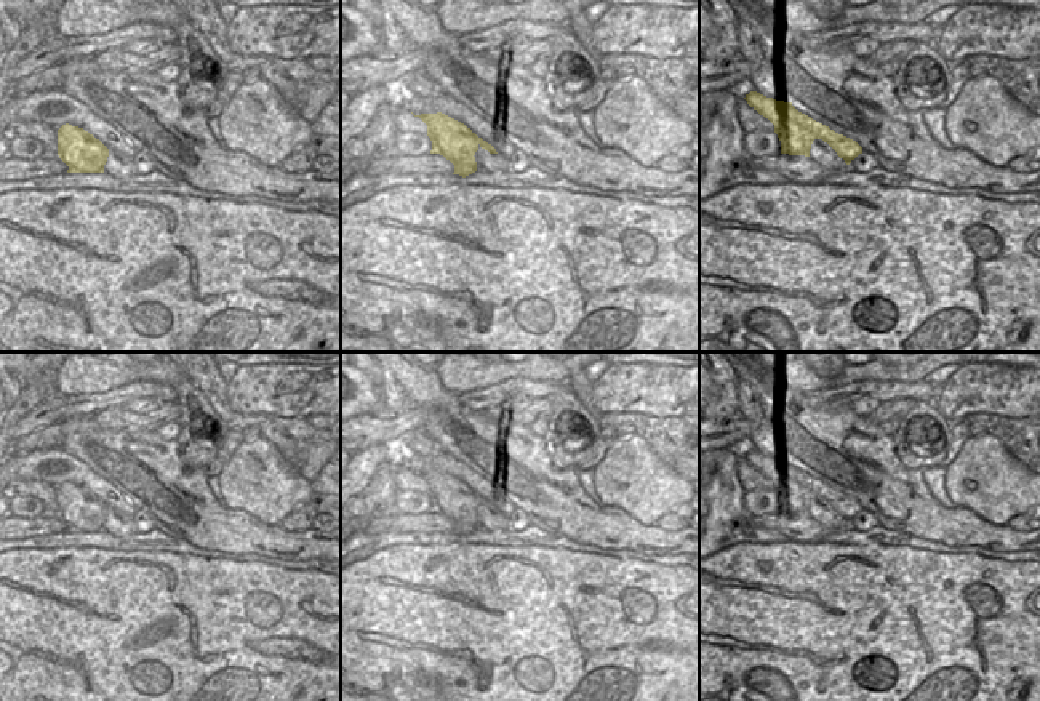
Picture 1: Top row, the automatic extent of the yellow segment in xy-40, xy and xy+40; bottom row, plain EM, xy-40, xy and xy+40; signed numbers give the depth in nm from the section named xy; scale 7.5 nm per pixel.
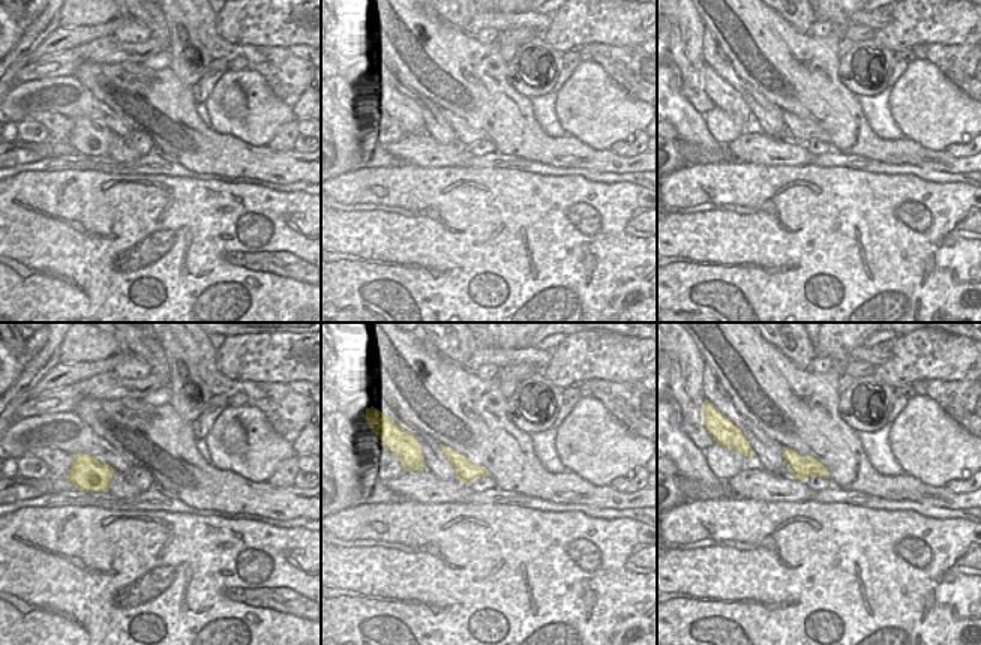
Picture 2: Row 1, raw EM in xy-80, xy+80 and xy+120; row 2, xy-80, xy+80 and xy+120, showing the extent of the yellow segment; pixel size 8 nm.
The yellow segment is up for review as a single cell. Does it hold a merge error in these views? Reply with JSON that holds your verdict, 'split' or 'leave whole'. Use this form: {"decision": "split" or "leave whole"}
{"decision": "split"}

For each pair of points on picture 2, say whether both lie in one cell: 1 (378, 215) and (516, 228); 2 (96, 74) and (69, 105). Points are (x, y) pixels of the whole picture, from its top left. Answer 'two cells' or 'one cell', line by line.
1: one cell
2: two cells

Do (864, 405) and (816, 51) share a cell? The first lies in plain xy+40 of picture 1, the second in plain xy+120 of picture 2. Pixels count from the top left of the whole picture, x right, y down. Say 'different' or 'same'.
different

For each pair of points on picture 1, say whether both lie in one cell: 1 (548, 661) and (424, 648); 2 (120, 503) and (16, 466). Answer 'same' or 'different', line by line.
1: same
2: same

